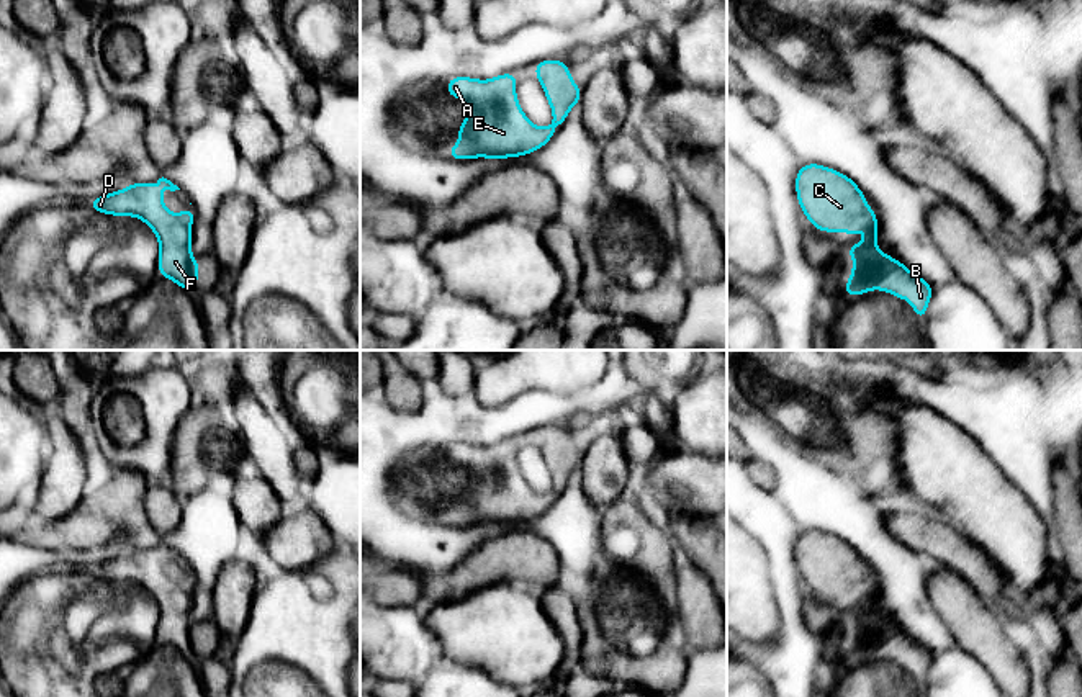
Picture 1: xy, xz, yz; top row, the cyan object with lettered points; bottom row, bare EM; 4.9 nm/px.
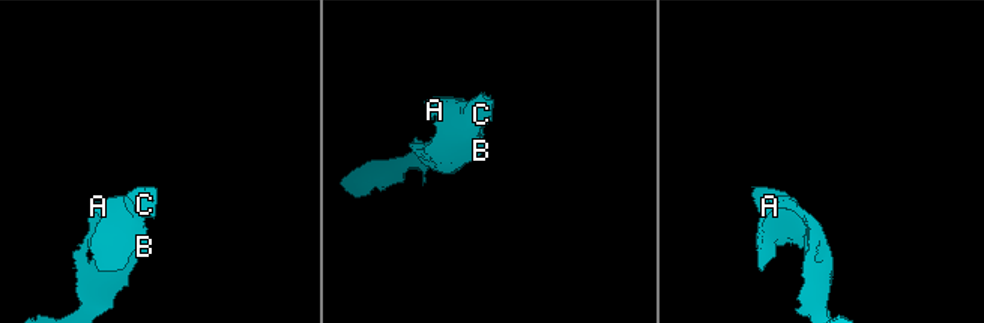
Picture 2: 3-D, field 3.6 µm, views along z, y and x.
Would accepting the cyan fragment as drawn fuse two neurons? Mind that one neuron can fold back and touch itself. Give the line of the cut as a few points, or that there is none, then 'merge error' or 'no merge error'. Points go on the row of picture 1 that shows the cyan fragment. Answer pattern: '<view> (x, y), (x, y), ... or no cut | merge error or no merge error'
no cut | no merge error

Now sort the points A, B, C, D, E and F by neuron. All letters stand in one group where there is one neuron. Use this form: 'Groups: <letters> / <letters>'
Groups: A B C D E F

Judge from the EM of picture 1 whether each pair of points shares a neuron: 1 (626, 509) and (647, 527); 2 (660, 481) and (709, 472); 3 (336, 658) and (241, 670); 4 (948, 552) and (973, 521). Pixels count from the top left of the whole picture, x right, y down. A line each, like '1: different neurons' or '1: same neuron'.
1: same neuron
2: same neuron
3: same neuron
4: different neurons

